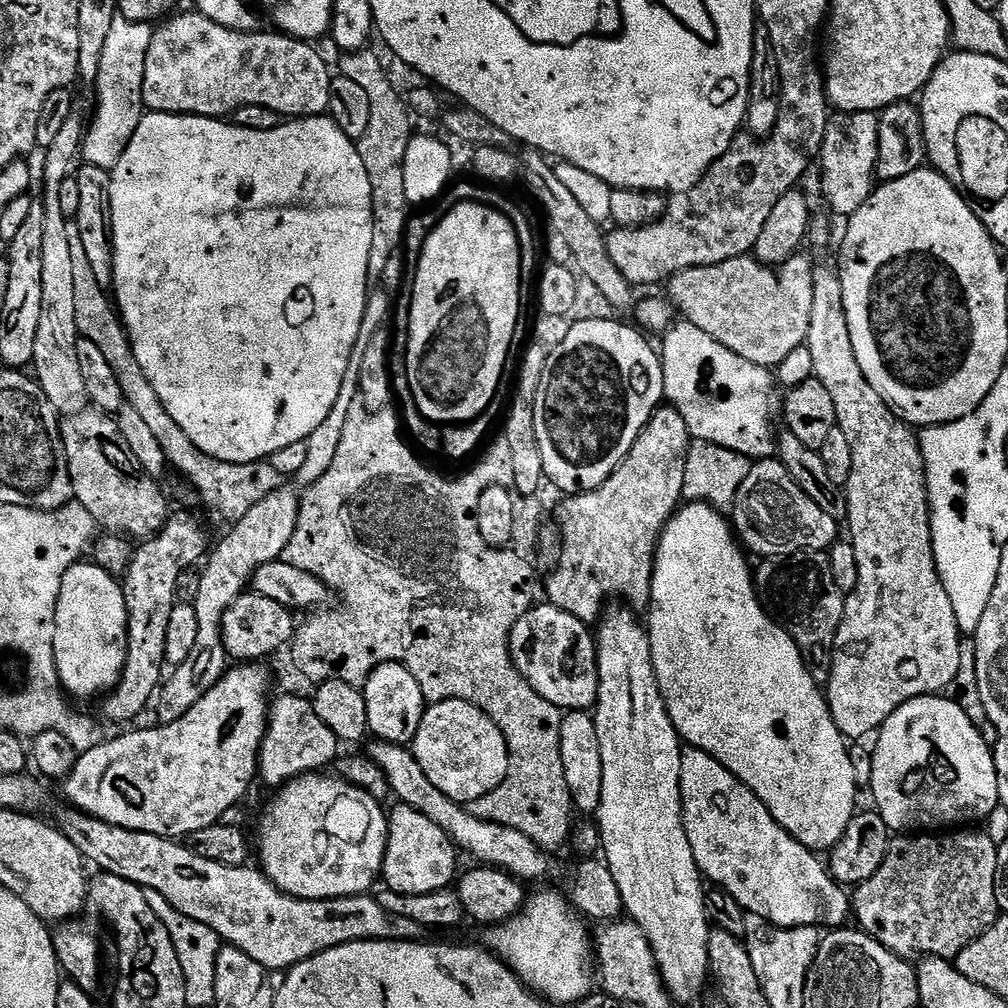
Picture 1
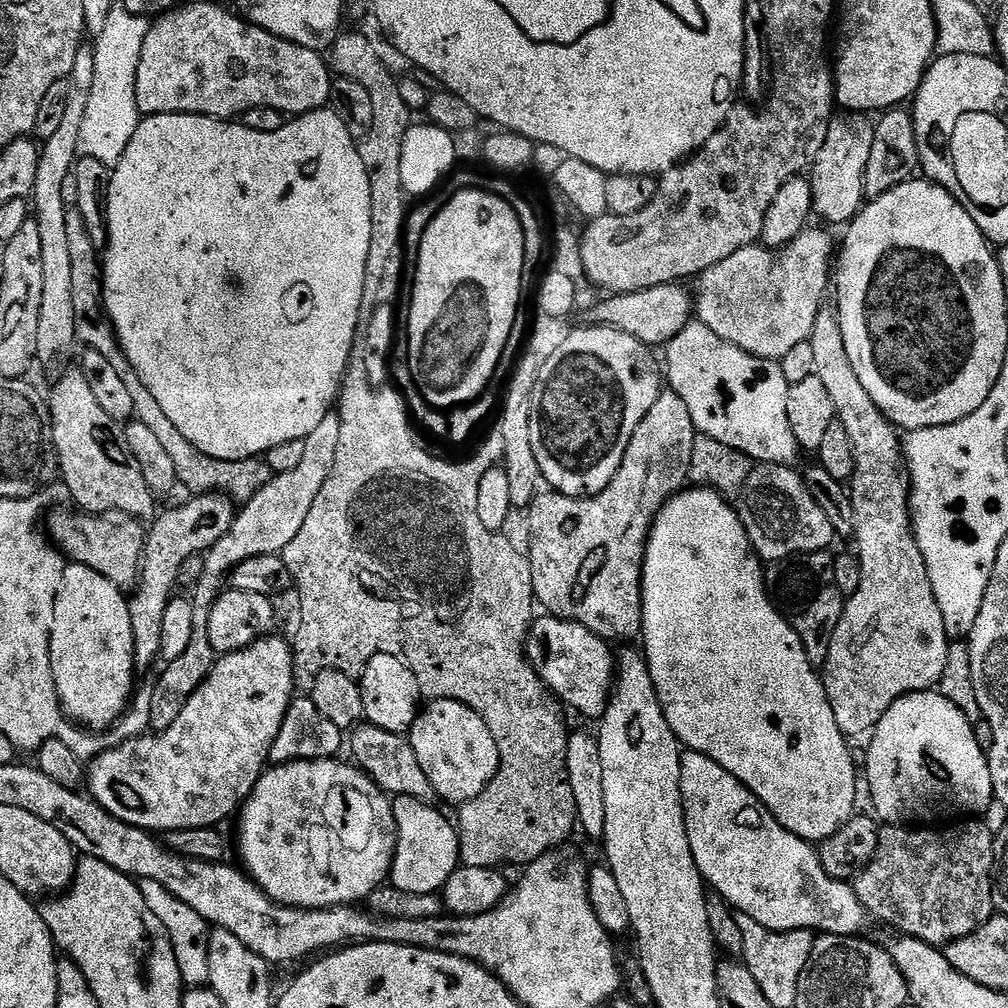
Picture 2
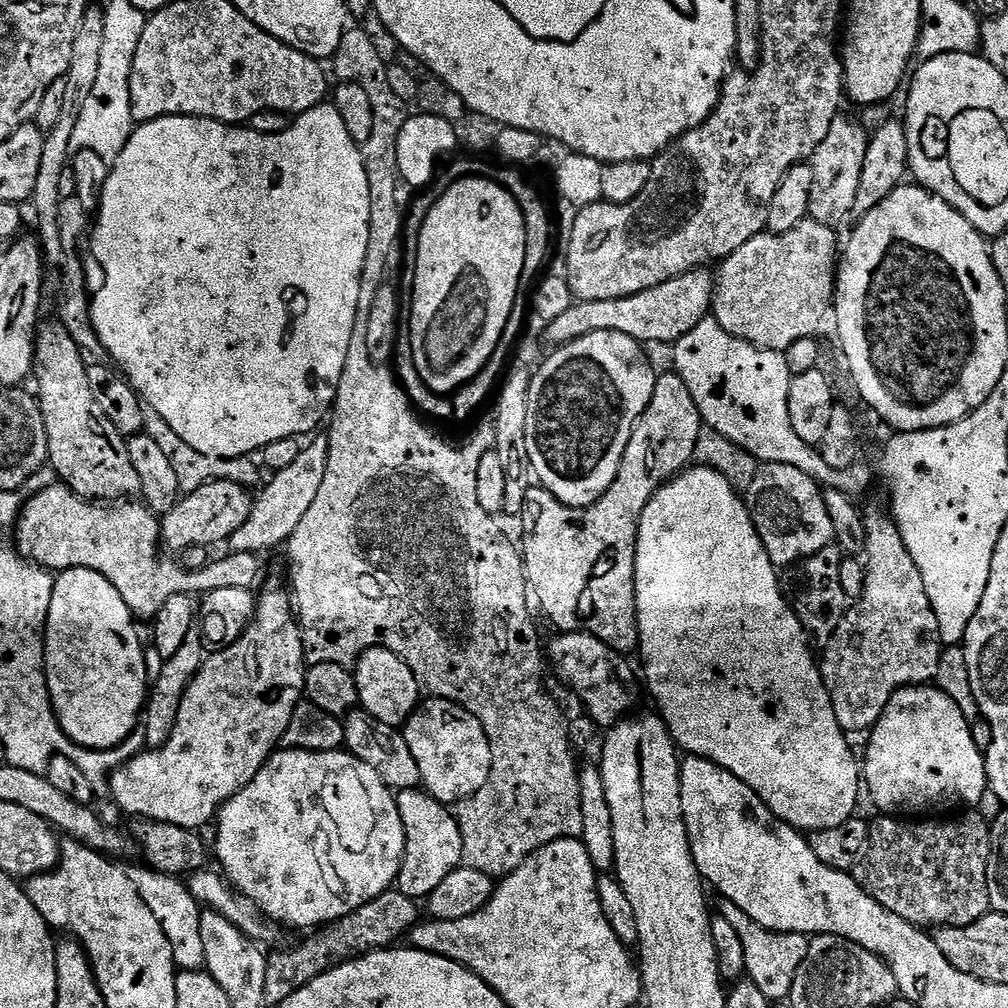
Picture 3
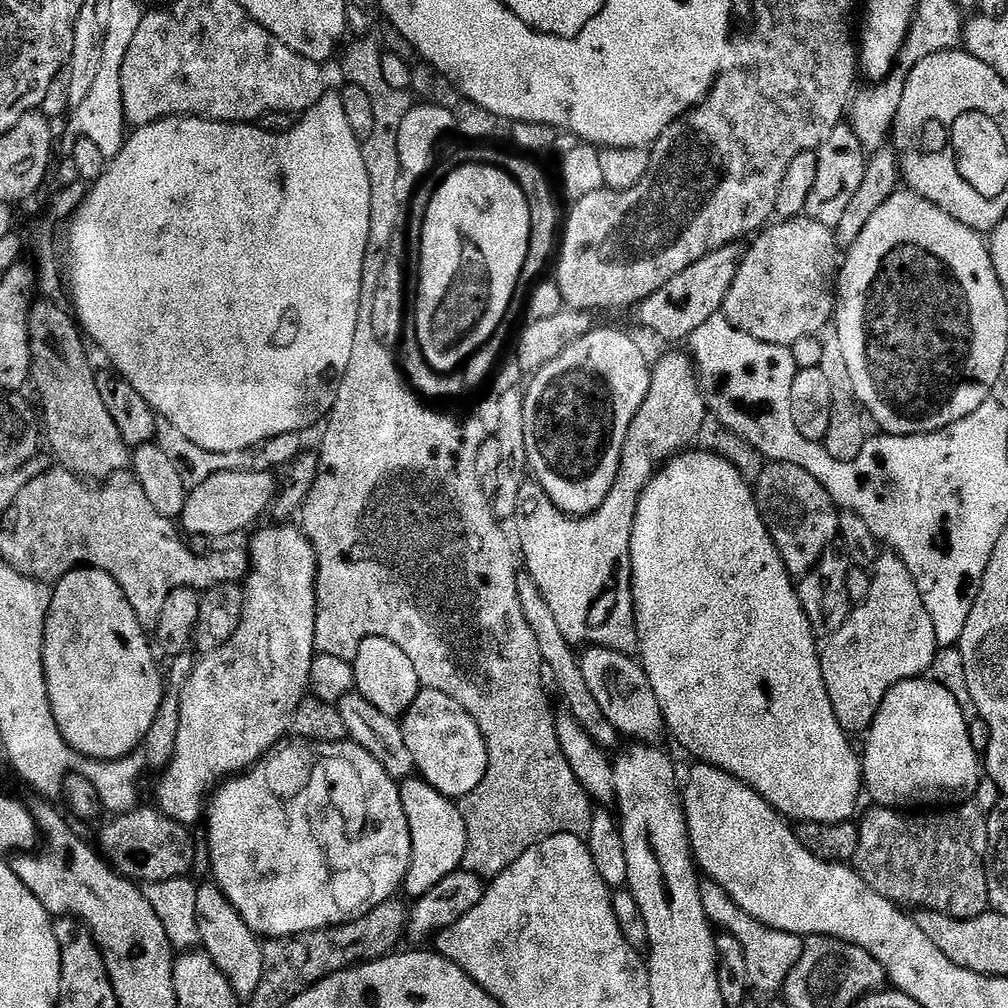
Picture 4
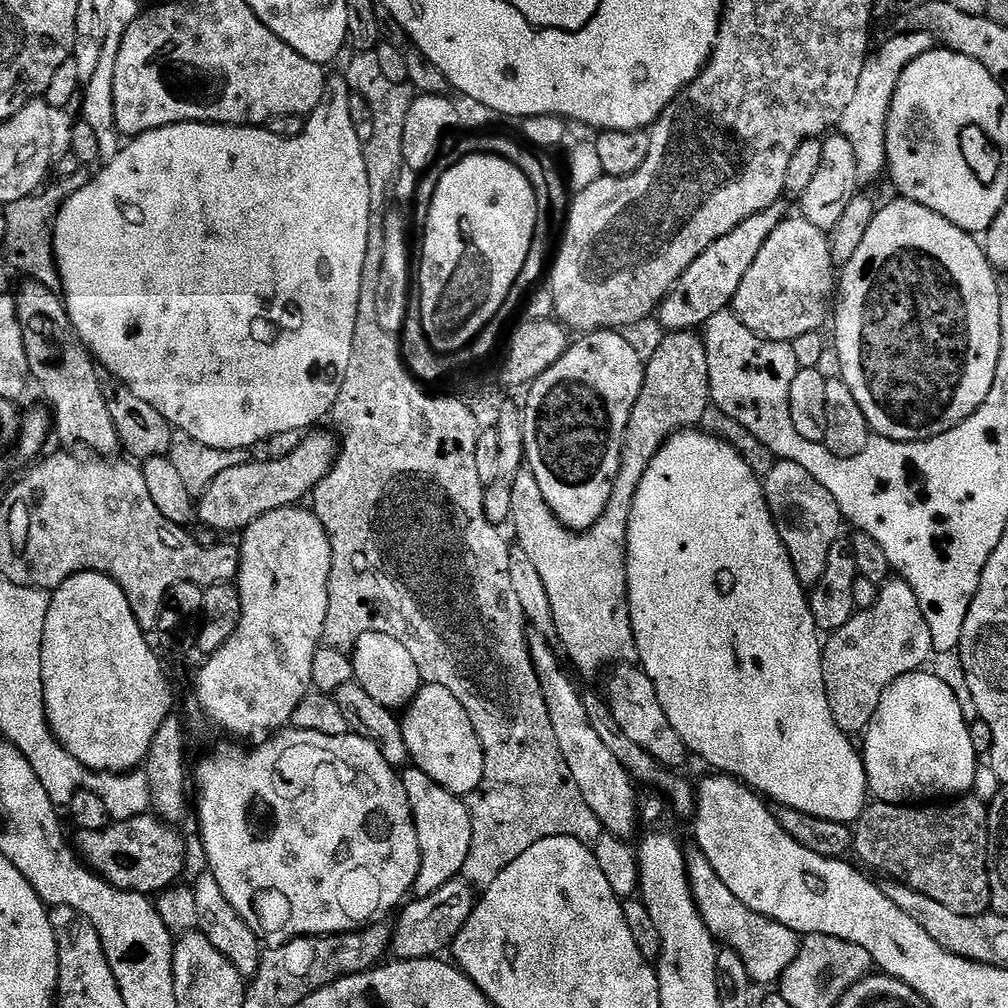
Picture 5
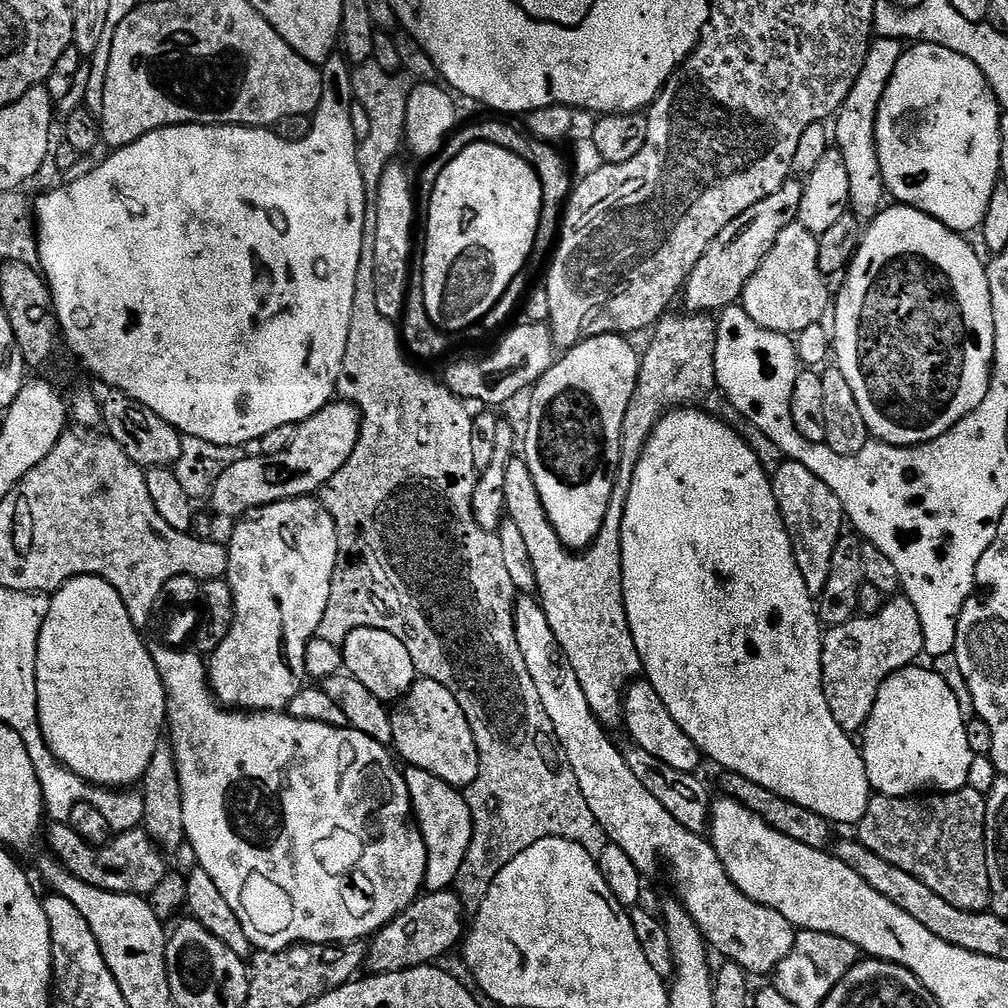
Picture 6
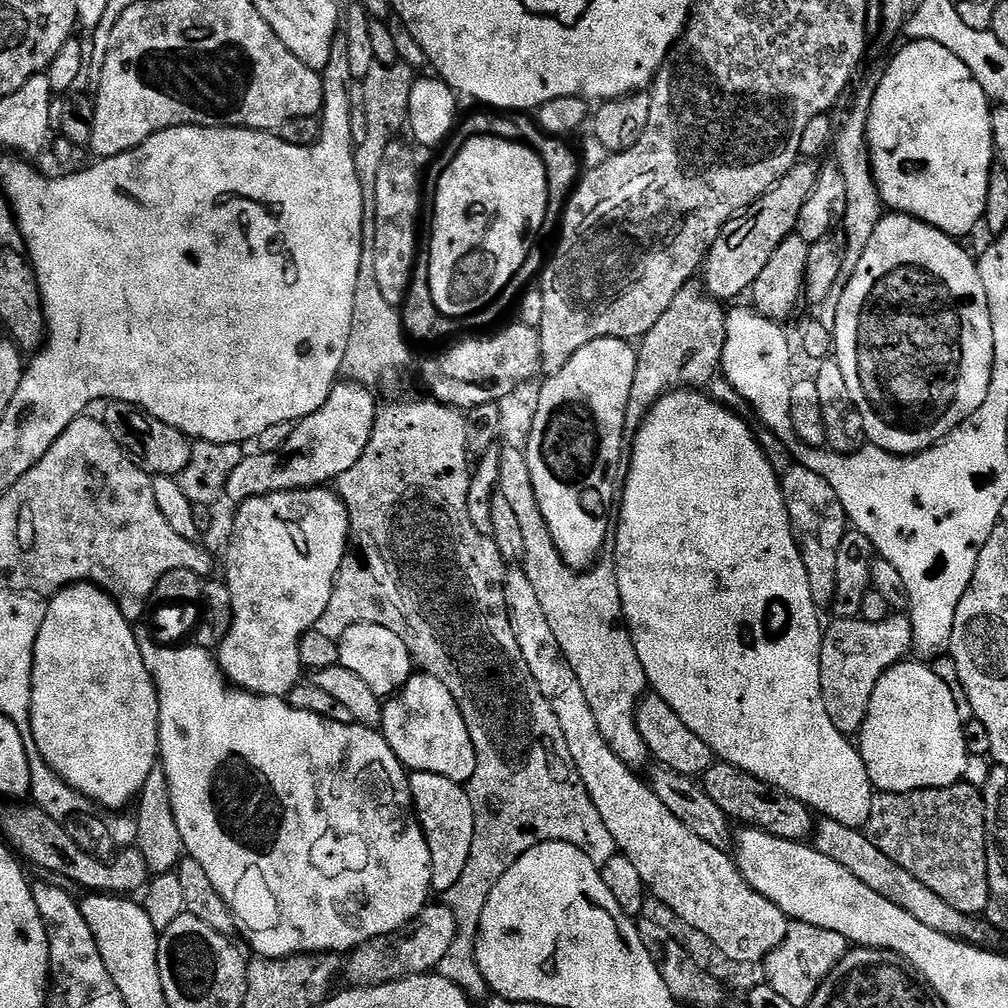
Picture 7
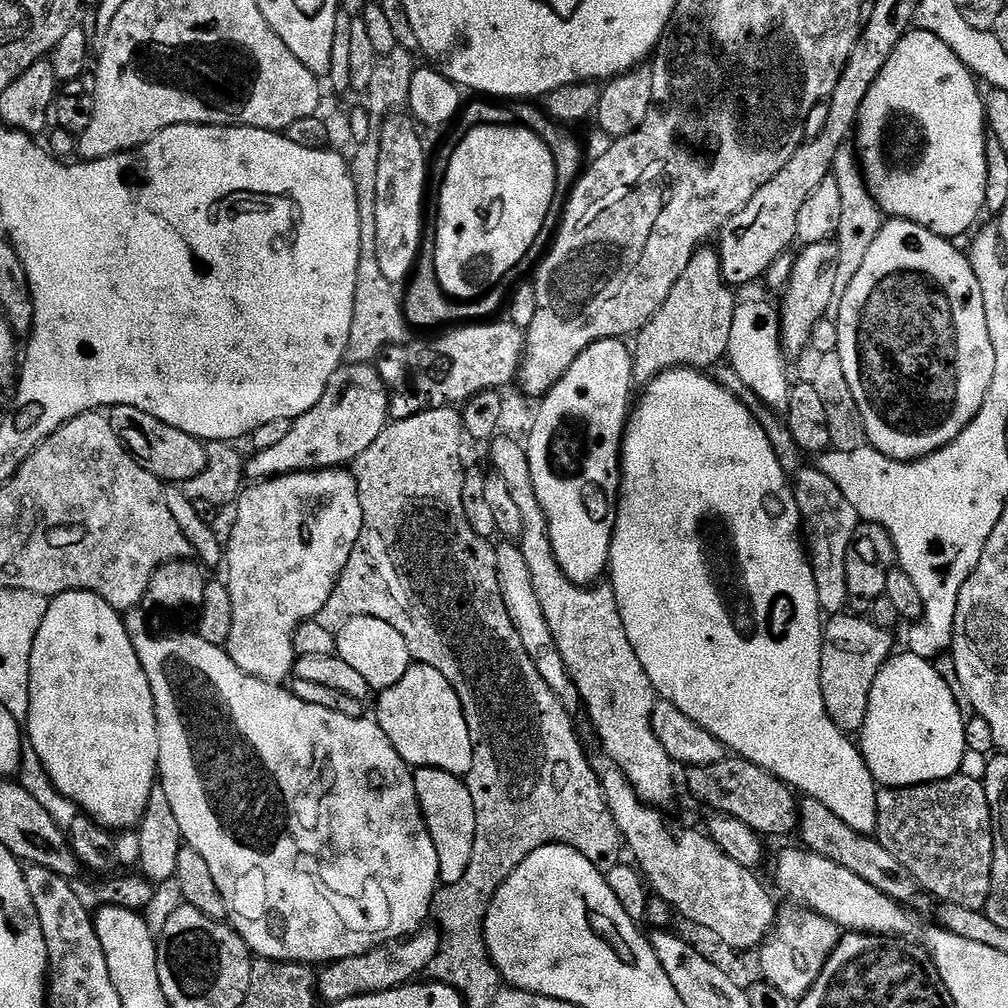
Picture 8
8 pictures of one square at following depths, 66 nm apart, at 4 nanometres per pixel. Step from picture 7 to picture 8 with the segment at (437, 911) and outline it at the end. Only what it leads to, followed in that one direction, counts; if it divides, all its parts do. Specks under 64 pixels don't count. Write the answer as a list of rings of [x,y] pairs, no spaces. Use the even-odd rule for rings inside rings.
[[[425,926],[419,932],[413,932],[411,936],[405,936],[402,940],[393,940],[391,944],[383,944],[382,947],[370,950],[366,954],[335,960],[331,966],[325,967],[319,973],[319,999],[323,1003],[325,1000],[328,1006],[335,1006],[338,1002],[346,1002],[350,998],[389,992],[404,984],[413,983],[427,973],[430,962],[439,952],[439,931],[435,927]]]

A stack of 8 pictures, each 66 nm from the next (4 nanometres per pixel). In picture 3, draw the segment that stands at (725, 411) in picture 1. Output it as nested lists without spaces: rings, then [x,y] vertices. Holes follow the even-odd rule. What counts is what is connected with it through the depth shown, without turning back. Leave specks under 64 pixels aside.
[[[714,318],[698,322],[690,334],[676,341],[674,351],[674,371],[686,382],[686,390],[690,390],[690,398],[694,398],[701,421],[707,427],[754,454],[756,460],[795,466],[802,474],[813,476],[825,489],[853,490],[867,486],[866,473],[861,470],[839,472],[826,466],[819,447],[802,442],[802,438],[794,434],[788,405],[793,374],[790,366],[786,366],[784,353],[756,348],[742,338],[734,338],[734,334],[722,330]]]

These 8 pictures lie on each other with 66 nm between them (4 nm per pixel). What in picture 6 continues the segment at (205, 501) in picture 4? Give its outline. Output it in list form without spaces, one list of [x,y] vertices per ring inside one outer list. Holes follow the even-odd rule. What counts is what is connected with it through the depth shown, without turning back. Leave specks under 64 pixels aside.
[[[327,404],[318,410],[318,414],[296,425],[294,442],[290,442],[282,454],[248,454],[242,462],[234,462],[234,466],[226,469],[212,488],[210,503],[213,510],[220,516],[239,518],[267,504],[319,493],[324,484],[346,466],[350,454],[354,454],[354,446],[358,446],[360,437],[361,419],[362,413],[354,404]]]

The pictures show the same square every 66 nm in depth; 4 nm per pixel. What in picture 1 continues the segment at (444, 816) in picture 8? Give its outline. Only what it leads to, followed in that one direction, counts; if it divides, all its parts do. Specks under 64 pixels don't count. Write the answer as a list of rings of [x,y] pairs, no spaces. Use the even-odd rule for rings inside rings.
[[[402,803],[387,813],[388,845],[384,855],[384,871],[387,891],[398,894],[430,894],[434,890],[449,887],[457,879],[456,856],[458,849],[452,843],[442,826],[426,818],[426,814],[418,814],[410,806]]]

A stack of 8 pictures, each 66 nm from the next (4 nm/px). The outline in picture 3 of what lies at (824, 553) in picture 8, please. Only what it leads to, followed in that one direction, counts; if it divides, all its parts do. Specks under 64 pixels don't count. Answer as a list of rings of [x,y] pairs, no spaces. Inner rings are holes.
[[[761,463],[760,473],[746,490],[748,513],[777,566],[796,564],[809,560],[827,544],[833,543],[834,526],[830,510],[826,510],[821,485],[810,474],[802,474],[795,466]]]

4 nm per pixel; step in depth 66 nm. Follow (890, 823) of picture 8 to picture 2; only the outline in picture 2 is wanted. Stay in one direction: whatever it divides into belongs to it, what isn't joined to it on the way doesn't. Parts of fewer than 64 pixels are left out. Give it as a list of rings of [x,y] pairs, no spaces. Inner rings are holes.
[[[956,822],[953,824],[956,824],[953,828],[944,828],[948,826],[881,827],[878,850],[874,854],[870,866],[866,866],[864,873],[856,877],[854,881],[854,887],[858,894],[858,902],[862,902],[862,906],[867,910],[869,917],[873,921],[881,920],[882,923],[889,924],[892,928],[897,928],[895,931],[901,936],[913,936],[933,946],[947,946],[956,940],[965,940],[967,936],[974,934],[974,930],[978,930],[986,921],[992,919],[996,907],[996,903],[992,897],[992,881],[996,870],[996,837],[992,829],[984,822]]]

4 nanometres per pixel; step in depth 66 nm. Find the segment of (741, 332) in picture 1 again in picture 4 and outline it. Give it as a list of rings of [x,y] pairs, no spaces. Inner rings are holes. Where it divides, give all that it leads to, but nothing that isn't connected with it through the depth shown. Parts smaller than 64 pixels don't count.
[[[807,218],[780,220],[765,227],[752,242],[748,252],[746,248],[743,253],[734,286],[730,286],[730,294],[726,294],[722,309],[725,318],[738,330],[771,344],[791,346],[798,338],[823,333],[838,303],[838,249],[833,229]]]

